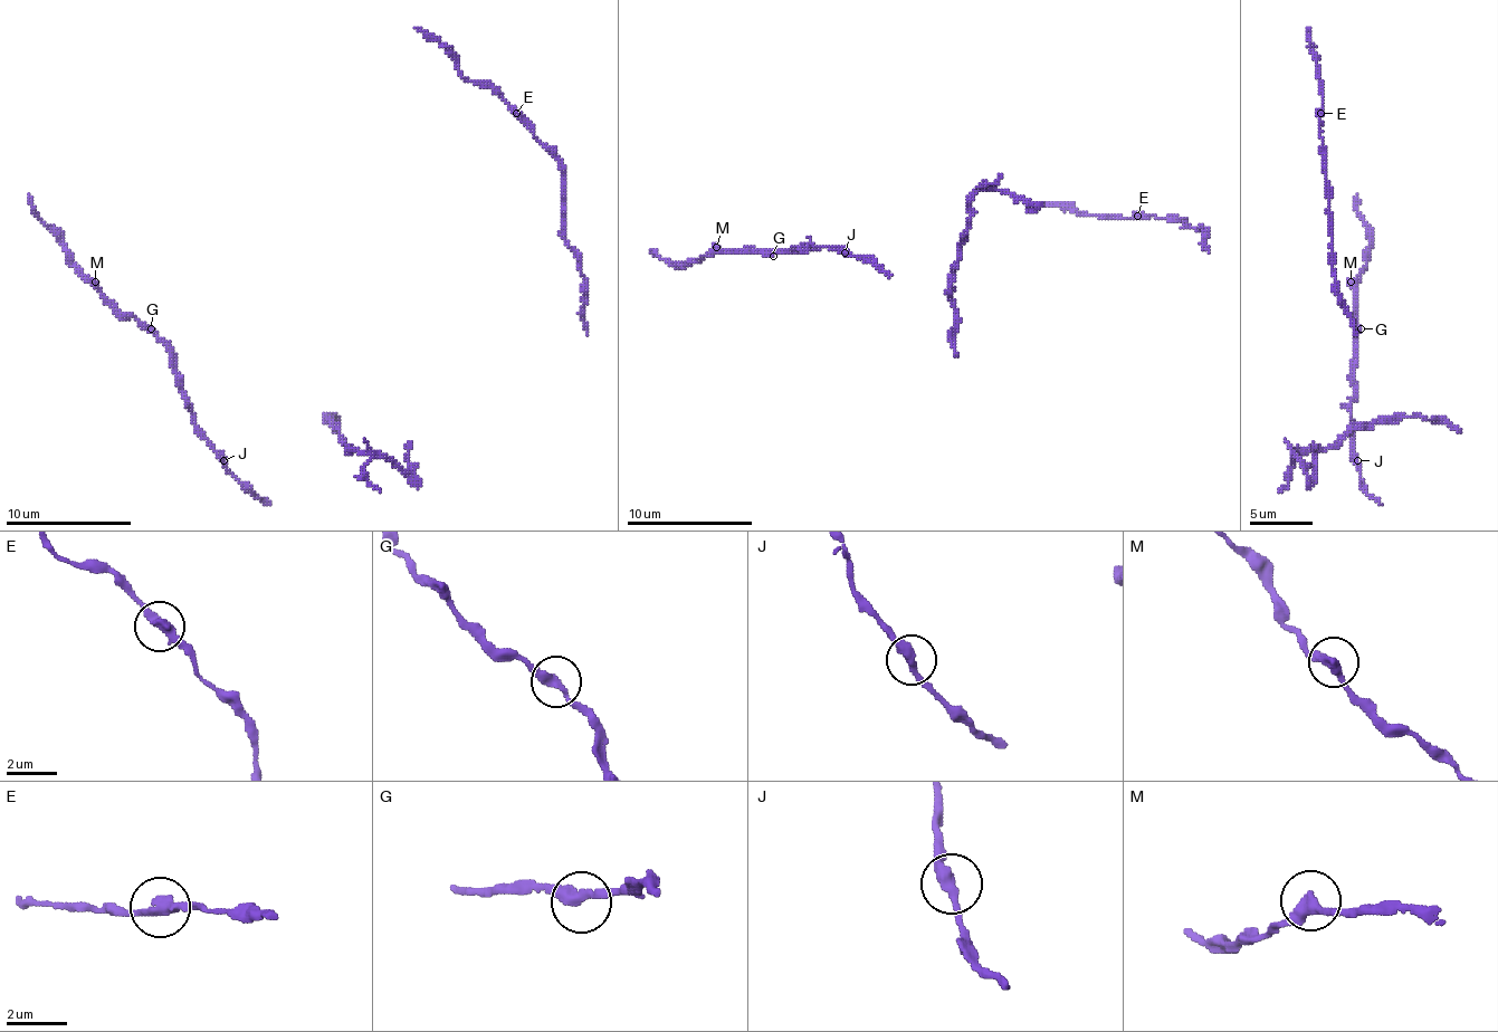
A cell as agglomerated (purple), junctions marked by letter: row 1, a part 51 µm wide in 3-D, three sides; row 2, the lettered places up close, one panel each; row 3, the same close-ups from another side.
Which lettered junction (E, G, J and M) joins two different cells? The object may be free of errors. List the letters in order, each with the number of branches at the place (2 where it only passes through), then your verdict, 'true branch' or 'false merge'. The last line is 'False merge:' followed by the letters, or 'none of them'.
E: branches 2; true branch
G: branches 2; true branch
J: branches 2; true branch
M: branches 2; true branch
False merge: none of them

